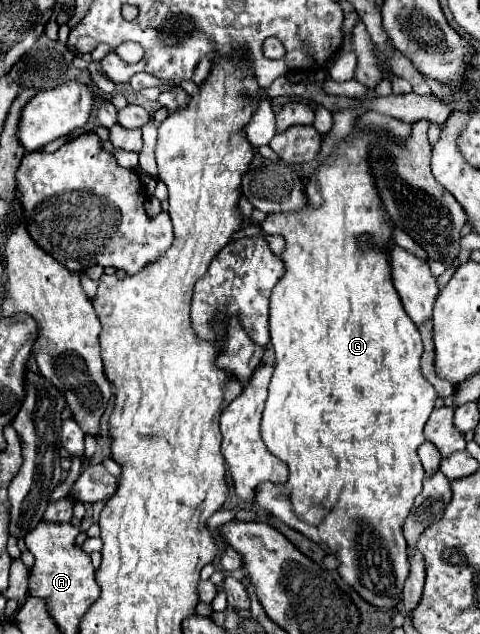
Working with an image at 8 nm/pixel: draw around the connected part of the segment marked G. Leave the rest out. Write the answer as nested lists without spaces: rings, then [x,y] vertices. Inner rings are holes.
[[[357,132],[353,138],[345,140],[339,146],[339,150],[335,154],[331,154],[331,158],[327,162],[323,162],[315,170],[315,174],[309,176],[309,180],[305,182],[305,192],[309,198],[307,208],[303,208],[299,212],[275,212],[275,214],[269,214],[265,222],[261,222],[261,230],[265,234],[281,234],[287,242],[287,250],[283,254],[287,274],[281,278],[281,282],[275,286],[275,290],[271,294],[269,332],[271,332],[271,344],[275,350],[275,370],[273,370],[273,378],[269,384],[269,398],[267,398],[265,410],[263,410],[261,438],[267,446],[267,450],[287,464],[289,480],[285,486],[273,486],[273,484],[259,486],[257,506],[265,508],[267,512],[273,512],[275,518],[279,518],[281,522],[289,524],[289,528],[301,532],[303,536],[307,536],[309,540],[319,544],[327,554],[337,556],[339,558],[337,572],[343,578],[343,582],[349,584],[365,602],[369,602],[371,606],[377,606],[385,614],[391,614],[393,612],[391,606],[395,606],[395,610],[397,610],[397,606],[403,598],[403,584],[405,584],[407,574],[409,574],[409,550],[407,550],[407,540],[403,538],[403,522],[405,522],[407,514],[411,512],[411,506],[413,506],[415,498],[419,496],[421,482],[425,478],[423,466],[419,466],[417,446],[425,442],[423,426],[425,426],[425,422],[433,410],[437,392],[421,374],[421,368],[419,368],[419,360],[421,360],[421,352],[423,352],[421,336],[419,336],[417,326],[411,322],[411,318],[403,310],[399,294],[391,282],[389,260],[381,248],[385,242],[391,242],[391,226],[389,226],[389,218],[387,218],[385,210],[381,208],[381,200],[379,200],[379,194],[375,190],[375,184],[373,184],[373,178],[371,178],[369,166],[367,166],[367,154],[369,154],[367,144],[369,144],[371,134],[375,134],[375,132]],[[363,232],[369,232],[375,238],[377,246],[371,250],[359,252],[355,238]]]

